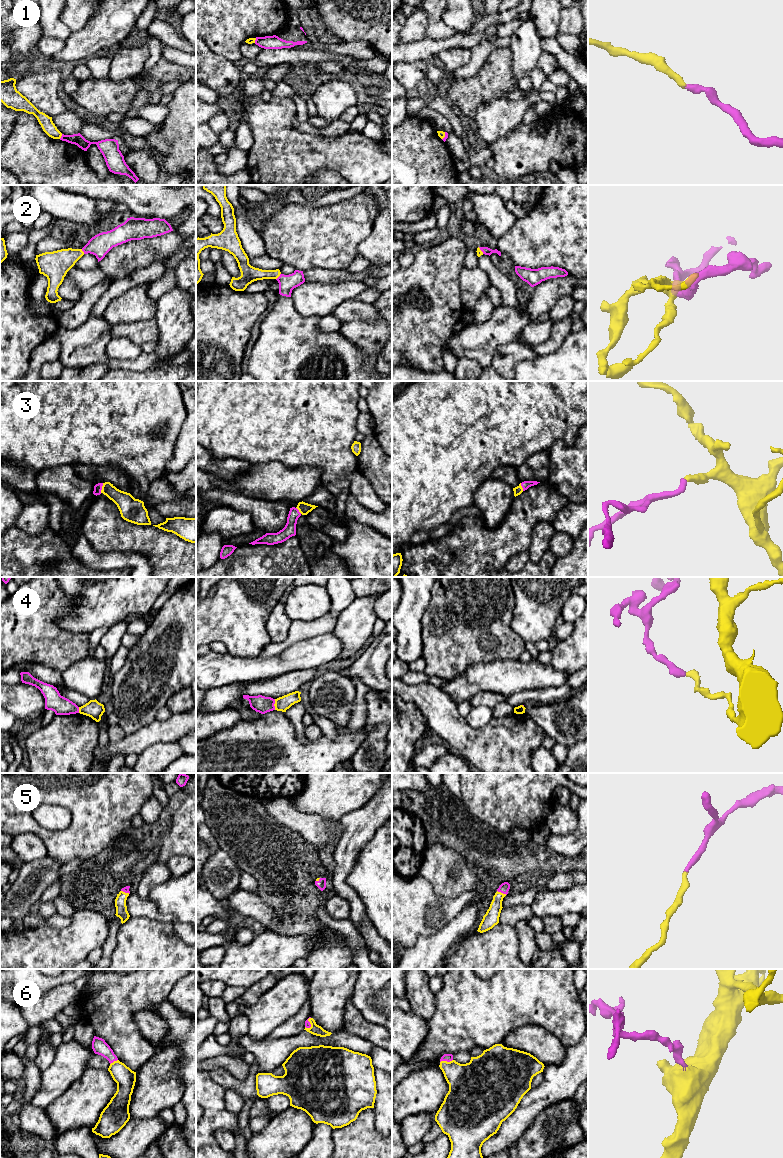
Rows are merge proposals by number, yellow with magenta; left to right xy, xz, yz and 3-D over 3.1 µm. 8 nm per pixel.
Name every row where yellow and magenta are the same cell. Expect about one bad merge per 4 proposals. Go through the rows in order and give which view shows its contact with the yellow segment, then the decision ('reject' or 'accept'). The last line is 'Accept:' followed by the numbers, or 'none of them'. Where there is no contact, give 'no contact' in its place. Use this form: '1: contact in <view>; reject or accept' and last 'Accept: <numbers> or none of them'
1: contact in xy; accept
2: contact in xz; accept
3: contact in xy; accept
4: contact in xz; reject
5: contact in yz; accept
6: contact in yz; accept
Accept: 1, 2, 3, 5, 6

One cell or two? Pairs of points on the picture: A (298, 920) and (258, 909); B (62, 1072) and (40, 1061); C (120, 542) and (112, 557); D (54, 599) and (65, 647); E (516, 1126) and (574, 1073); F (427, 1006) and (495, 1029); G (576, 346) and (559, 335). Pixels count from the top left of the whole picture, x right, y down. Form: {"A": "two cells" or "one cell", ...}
{"A": "one cell", "B": "two cells", "C": "two cells", "D": "one cell", "E": "one cell", "F": "two cells", "G": "two cells"}

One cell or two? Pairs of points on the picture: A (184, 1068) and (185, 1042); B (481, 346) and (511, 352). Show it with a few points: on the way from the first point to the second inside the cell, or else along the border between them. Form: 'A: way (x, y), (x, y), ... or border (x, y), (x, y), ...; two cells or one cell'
A: way (185, 1062), (185, 1048); one cell
B: border (516, 340), (499, 346), (494, 352), (490, 365); two cells

